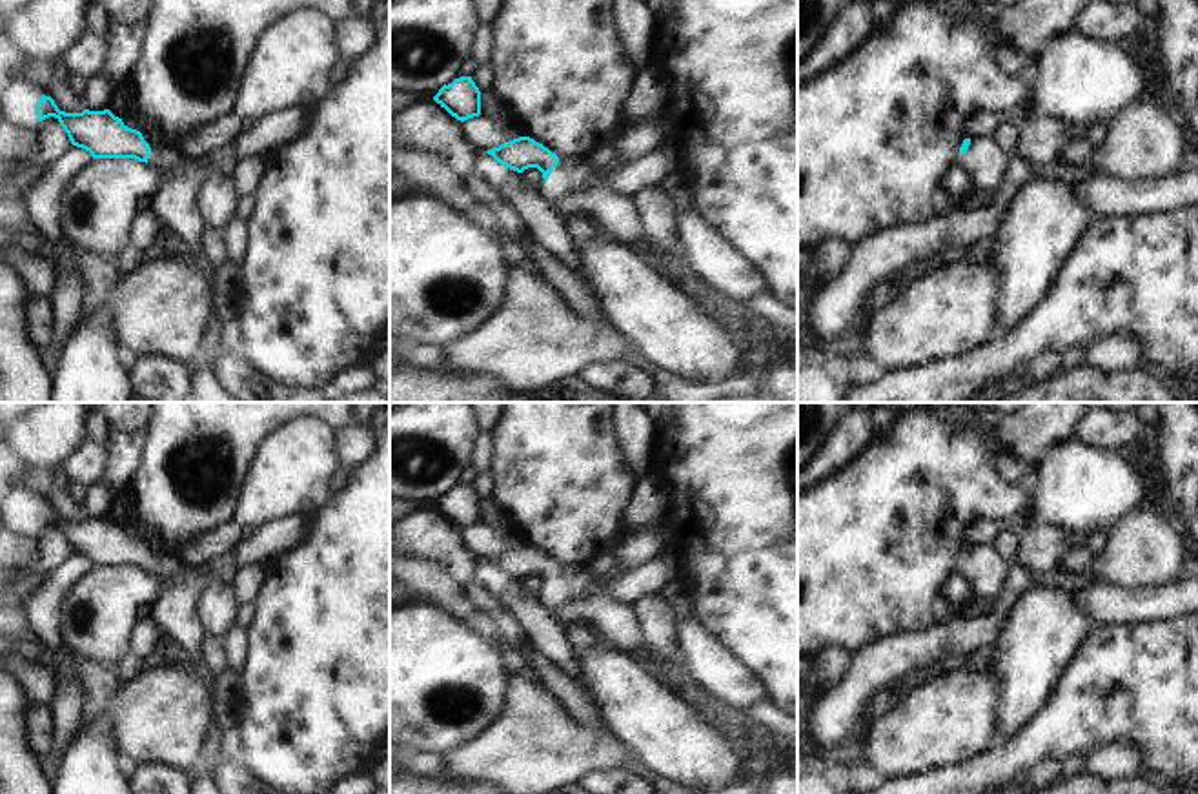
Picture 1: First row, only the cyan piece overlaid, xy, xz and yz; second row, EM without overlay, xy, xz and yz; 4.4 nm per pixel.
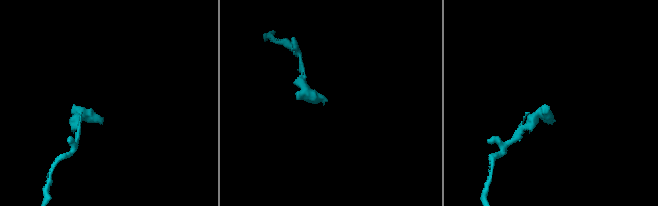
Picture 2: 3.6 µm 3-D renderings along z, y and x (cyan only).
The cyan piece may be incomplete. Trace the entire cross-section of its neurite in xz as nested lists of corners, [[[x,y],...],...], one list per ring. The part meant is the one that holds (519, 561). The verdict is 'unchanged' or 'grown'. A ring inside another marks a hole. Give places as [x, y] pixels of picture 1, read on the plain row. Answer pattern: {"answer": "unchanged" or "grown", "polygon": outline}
{"answer": "grown", "polygon": [[[530,545],[513,546],[486,561],[517,581],[537,575],[544,586],[548,610],[561,608],[577,596],[601,597],[634,606],[641,597],[659,592],[672,581],[683,581],[686,575],[686,565],[681,563],[670,548],[665,548],[652,561],[626,570],[603,590],[592,586],[586,566],[579,563],[557,565]]]}

